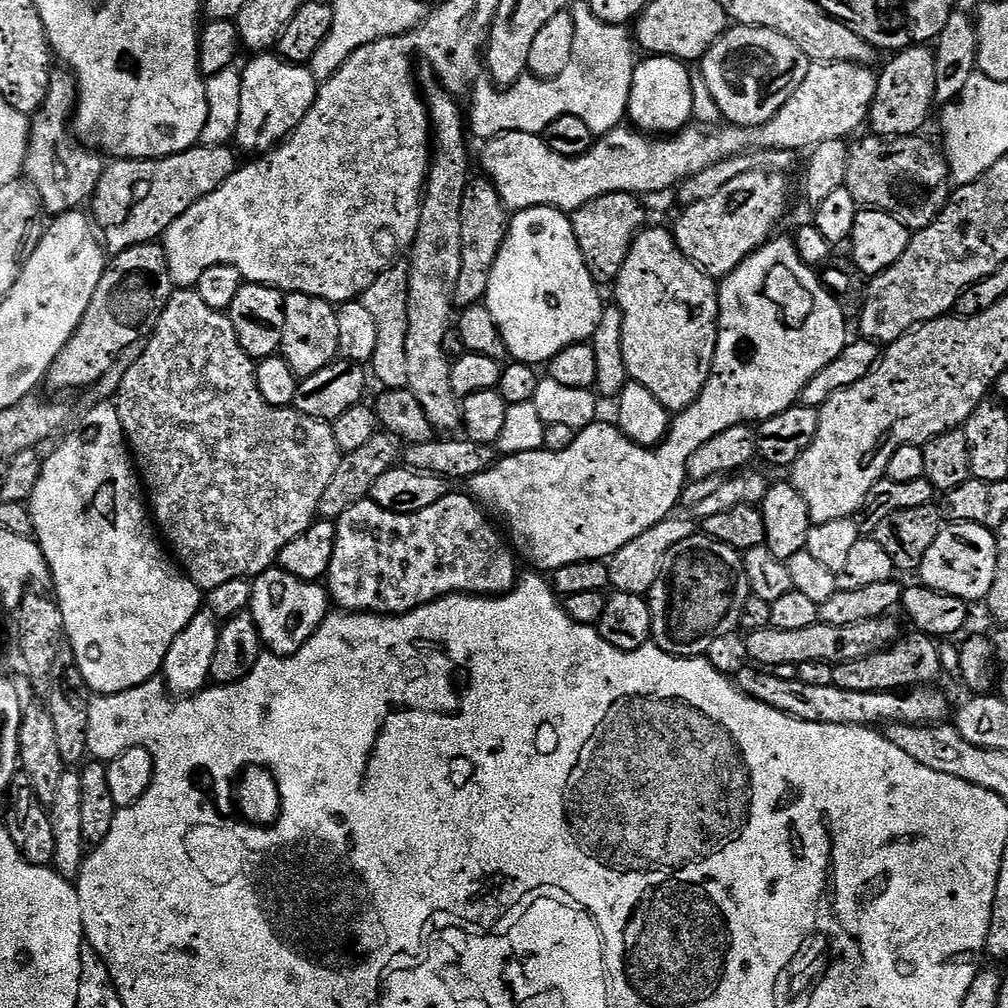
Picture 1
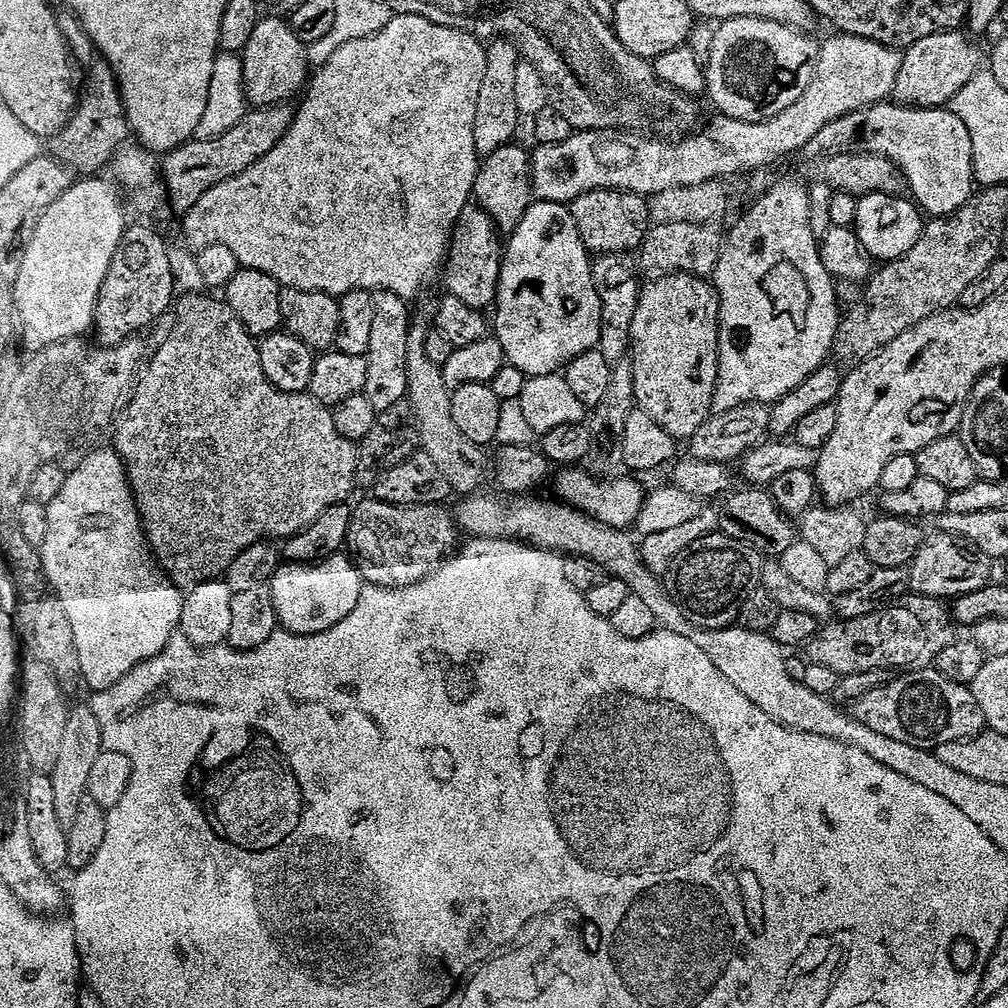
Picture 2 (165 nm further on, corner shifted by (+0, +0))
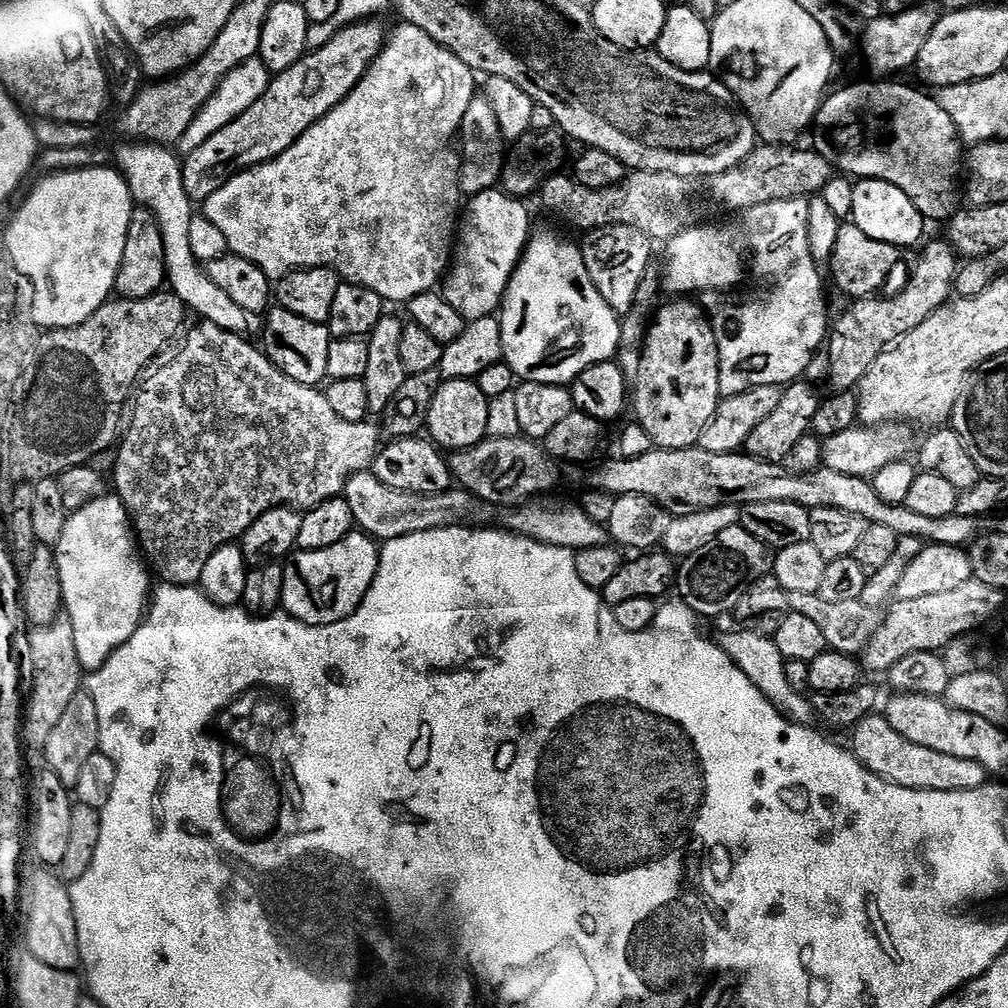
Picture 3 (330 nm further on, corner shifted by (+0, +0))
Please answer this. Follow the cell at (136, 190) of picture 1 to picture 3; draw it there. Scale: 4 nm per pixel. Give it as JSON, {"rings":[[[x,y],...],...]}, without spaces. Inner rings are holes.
{"rings":[[[373,18],[352,24],[330,38],[326,46],[311,49],[302,59],[294,62],[290,70],[275,73],[265,93],[244,114],[239,114],[238,118],[211,135],[198,150],[186,157],[186,183],[190,198],[194,202],[208,200],[214,190],[222,190],[222,186],[226,186],[226,182],[230,182],[230,178],[234,178],[239,172],[257,168],[260,164],[269,164],[271,160],[290,150],[290,146],[294,146],[294,142],[298,142],[298,138],[302,138],[302,134],[306,134],[310,126],[326,118],[326,114],[330,114],[330,110],[341,104],[354,90],[354,86],[362,82],[362,78],[387,44],[390,32],[389,29],[384,29],[384,22],[383,19]]]}

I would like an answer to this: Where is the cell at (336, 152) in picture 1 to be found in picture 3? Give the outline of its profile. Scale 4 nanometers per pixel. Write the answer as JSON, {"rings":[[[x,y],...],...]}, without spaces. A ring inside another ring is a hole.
{"rings":[[[401,23],[397,32],[393,31],[388,37],[388,42],[378,54],[378,58],[370,66],[370,70],[354,86],[354,90],[326,118],[319,120],[290,150],[286,150],[269,164],[260,164],[257,168],[247,168],[239,172],[222,190],[214,190],[208,200],[203,201],[202,215],[214,222],[222,235],[226,237],[228,251],[231,255],[241,256],[254,266],[258,266],[267,274],[268,279],[275,282],[281,280],[287,272],[299,268],[333,268],[340,276],[341,281],[358,286],[366,286],[374,290],[386,302],[401,300],[407,302],[418,294],[431,292],[441,283],[446,269],[449,267],[454,251],[454,237],[458,231],[458,217],[462,212],[462,193],[460,191],[460,162],[461,157],[454,147],[462,118],[466,118],[466,110],[470,106],[473,96],[478,92],[478,80],[471,68],[462,62],[450,50],[446,50],[426,30],[413,24]]]}

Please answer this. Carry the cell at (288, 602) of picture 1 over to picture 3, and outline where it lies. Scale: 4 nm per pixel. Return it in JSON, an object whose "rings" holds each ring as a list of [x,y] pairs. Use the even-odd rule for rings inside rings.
{"rings":[[[354,530],[338,546],[313,552],[295,551],[284,564],[283,611],[304,624],[342,622],[366,598],[380,565],[380,548],[371,536]]]}

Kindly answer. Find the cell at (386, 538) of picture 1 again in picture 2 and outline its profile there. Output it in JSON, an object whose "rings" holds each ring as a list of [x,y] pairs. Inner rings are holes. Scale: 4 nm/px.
{"rings":[[[375,498],[357,503],[347,547],[350,552],[352,548],[351,555],[364,583],[379,588],[405,588],[430,578],[430,574],[439,570],[462,540],[453,513],[446,509],[444,504],[403,508]]]}

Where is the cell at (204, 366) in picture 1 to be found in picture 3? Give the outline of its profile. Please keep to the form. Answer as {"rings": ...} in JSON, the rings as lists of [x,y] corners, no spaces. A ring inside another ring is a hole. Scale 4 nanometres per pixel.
{"rings":[[[203,322],[197,323],[197,328],[189,327],[183,337],[184,349],[169,362],[165,368],[160,368],[152,377],[139,385],[141,396],[135,397],[136,413],[132,416],[132,425],[127,425],[119,445],[120,453],[116,456],[116,488],[115,495],[120,497],[128,518],[132,521],[134,535],[146,557],[147,563],[154,569],[155,575],[166,584],[199,585],[200,575],[206,562],[218,549],[227,544],[239,541],[266,510],[275,508],[294,508],[307,510],[326,502],[330,498],[341,495],[351,476],[359,477],[369,471],[376,460],[376,455],[382,447],[382,428],[379,423],[372,424],[371,419],[362,422],[346,422],[346,418],[338,418],[334,414],[330,402],[326,402],[323,391],[319,387],[302,386],[302,382],[294,382],[294,378],[286,378],[282,370],[275,368],[259,347],[256,348],[248,338],[234,334],[230,330],[222,330],[222,326],[214,326]]]}

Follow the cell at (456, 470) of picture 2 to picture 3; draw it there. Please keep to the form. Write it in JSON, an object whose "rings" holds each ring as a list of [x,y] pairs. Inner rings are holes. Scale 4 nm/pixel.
{"rings":[[[523,435],[489,438],[478,446],[451,453],[450,467],[455,483],[471,496],[507,510],[549,495],[554,461],[537,441]]]}

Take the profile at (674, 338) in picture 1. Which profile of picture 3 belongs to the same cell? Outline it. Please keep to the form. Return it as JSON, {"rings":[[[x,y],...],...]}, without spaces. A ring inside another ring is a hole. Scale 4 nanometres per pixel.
{"rings":[[[676,298],[651,321],[645,338],[637,380],[630,400],[636,404],[635,423],[649,435],[657,449],[694,448],[699,445],[700,435],[716,414],[722,399],[720,394],[720,355],[712,321],[697,303],[686,298]]]}

